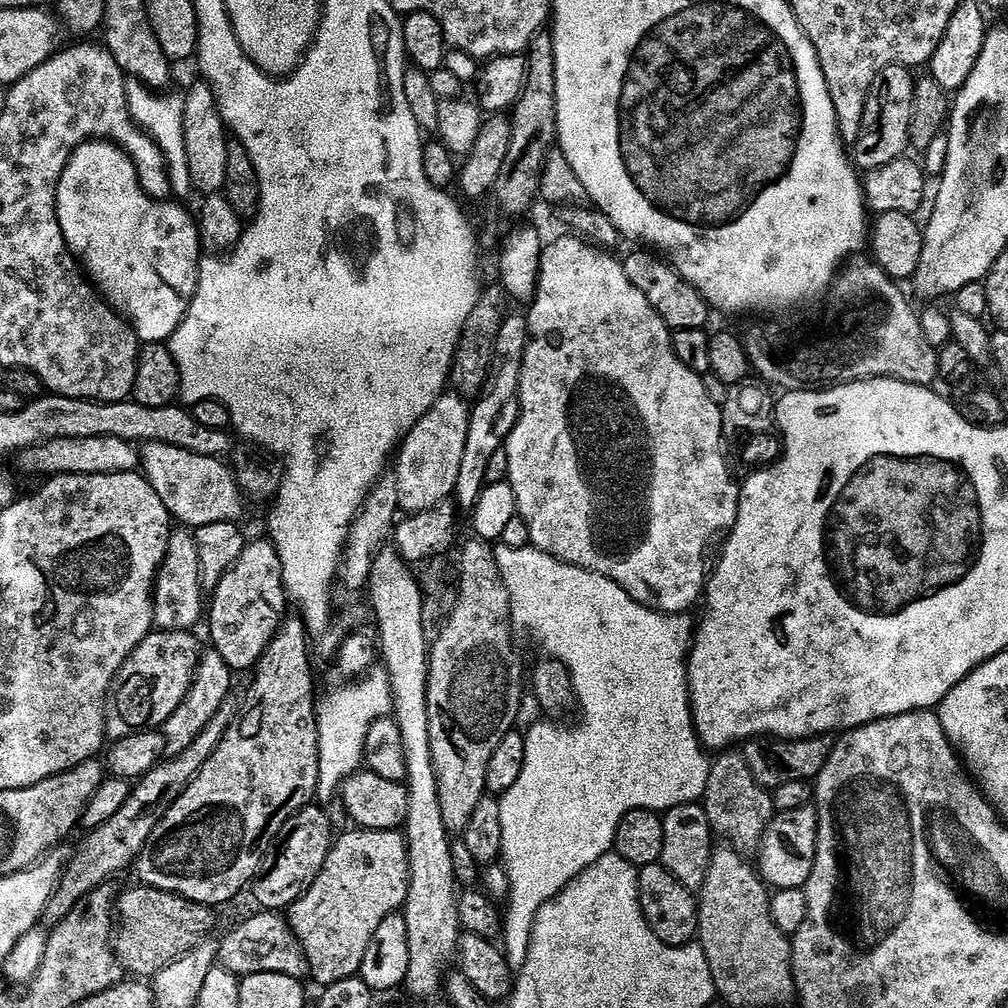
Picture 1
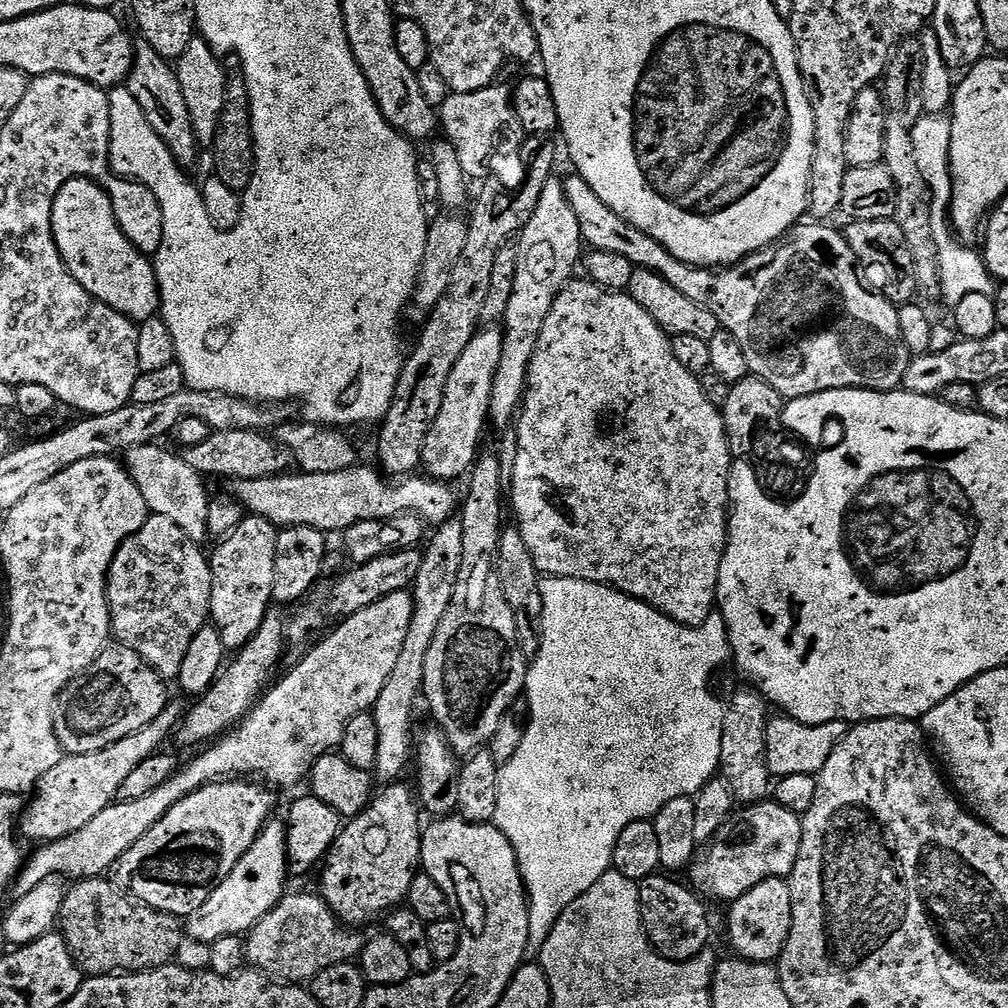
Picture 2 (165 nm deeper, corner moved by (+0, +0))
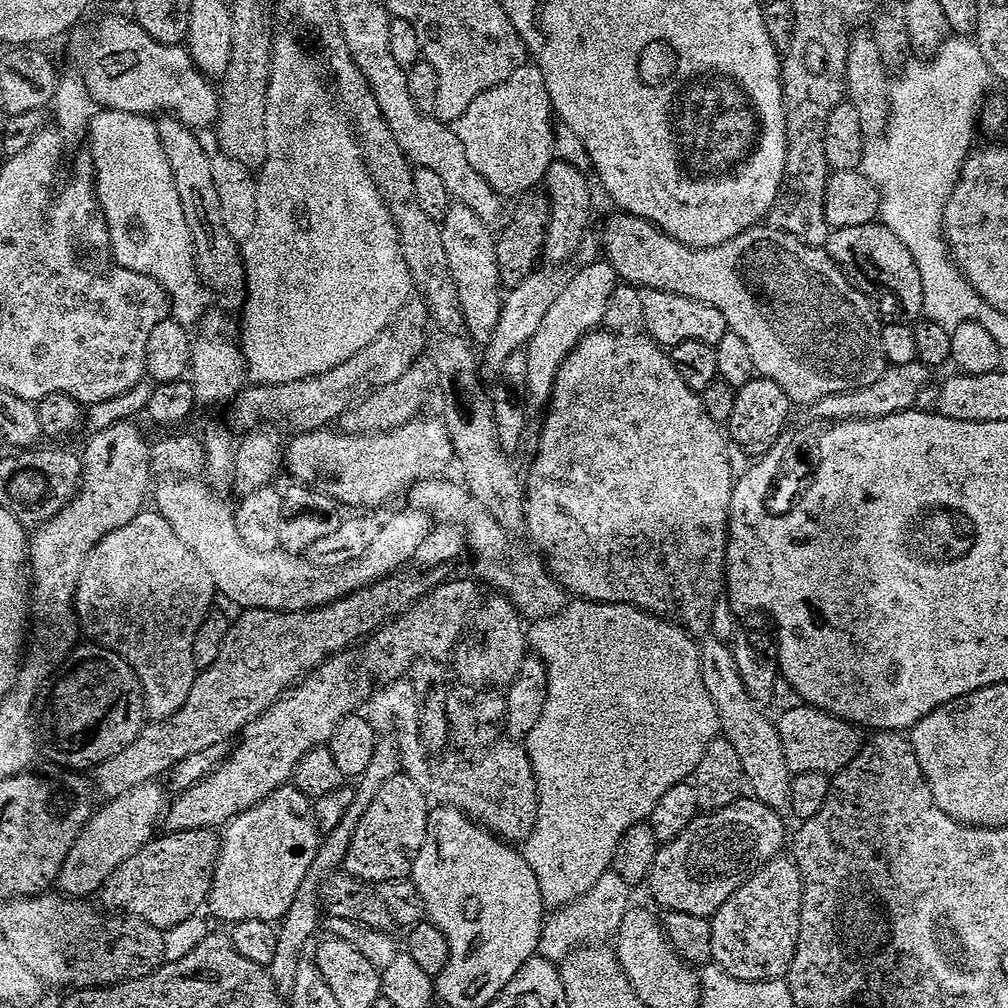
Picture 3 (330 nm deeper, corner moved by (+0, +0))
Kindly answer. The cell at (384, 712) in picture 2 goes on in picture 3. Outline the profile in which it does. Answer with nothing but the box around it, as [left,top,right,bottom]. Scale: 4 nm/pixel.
[268,742,402,998]

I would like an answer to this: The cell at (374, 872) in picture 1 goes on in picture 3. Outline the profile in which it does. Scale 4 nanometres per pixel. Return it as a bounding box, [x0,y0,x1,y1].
[343,774,430,886]

